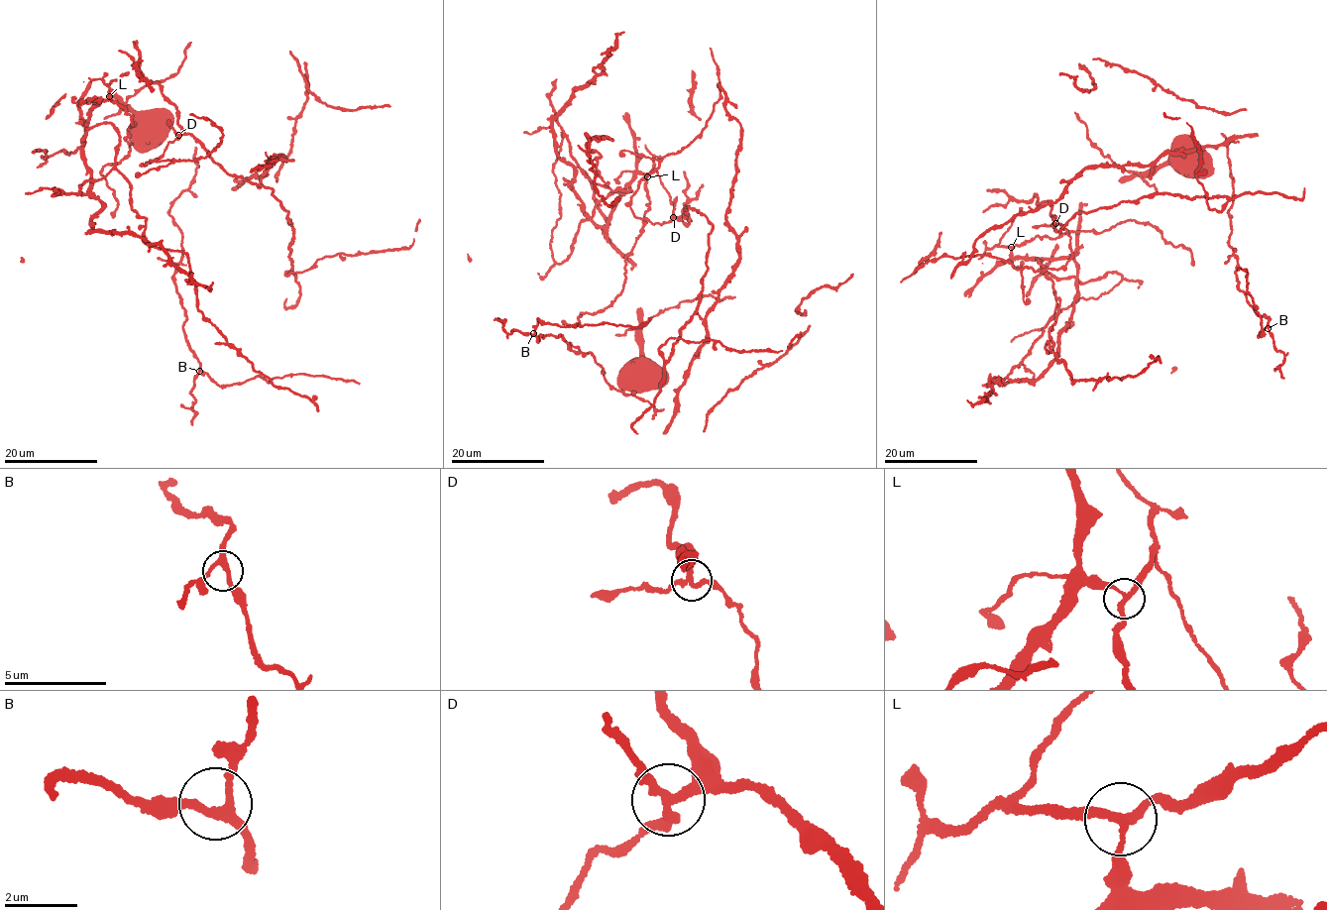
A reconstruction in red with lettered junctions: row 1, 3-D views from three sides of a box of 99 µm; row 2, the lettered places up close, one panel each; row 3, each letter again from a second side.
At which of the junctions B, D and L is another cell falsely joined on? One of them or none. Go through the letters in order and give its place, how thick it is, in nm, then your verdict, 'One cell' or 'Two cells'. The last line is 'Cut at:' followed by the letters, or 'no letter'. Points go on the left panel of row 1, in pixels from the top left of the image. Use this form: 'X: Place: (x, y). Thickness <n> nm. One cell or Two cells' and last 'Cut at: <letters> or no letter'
B: Place: (199, 371). Thickness 240 nm. One cell
D: Place: (178, 135). Thickness 240 nm. Two cells
L: Place: (109, 96). Thickness 220 nm. One cell
Cut at: D

